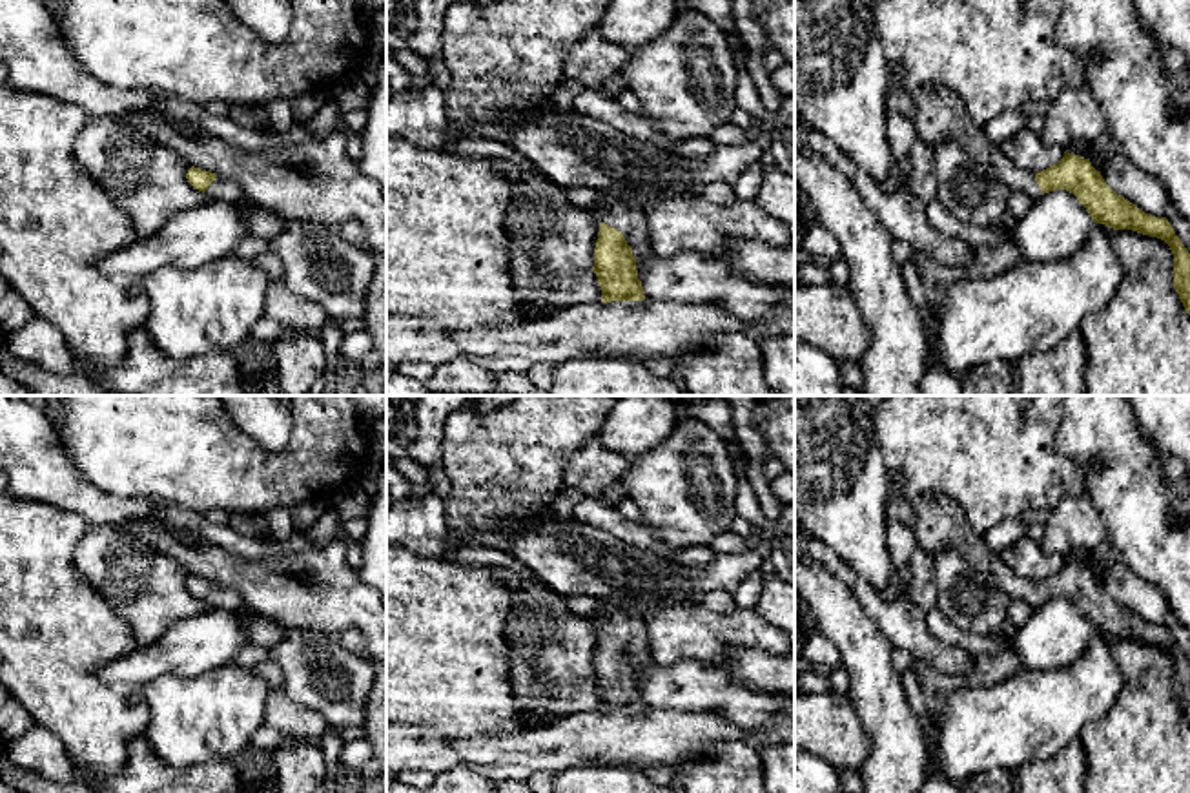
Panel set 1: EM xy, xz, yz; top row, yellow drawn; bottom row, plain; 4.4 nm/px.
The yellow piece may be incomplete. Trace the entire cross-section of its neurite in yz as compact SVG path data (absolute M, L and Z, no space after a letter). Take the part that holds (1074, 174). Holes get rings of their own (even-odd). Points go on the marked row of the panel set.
M922 88L911 115L918 140L933 146L949 137L988 177L1010 190L1037 201L1044 193L1066 190L1086 208L1093 222L1113 230L1132 230L1164 241L1174 253L1174 288L1190 315L1190 253L1175 235L1166 217L1144 213L1128 199L1117 195L1090 159L1064 151L1064 157L1037 173L1017 168L993 144L980 126L973 124L960 98L944 88Z

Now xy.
M191 166L186 179L195 190L202 191L206 199L237 201L244 197L239 182L231 177L217 177L211 171Z

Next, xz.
M603 191L603 197L607 204L592 210L600 222L592 272L601 303L641 301L645 295L632 252L649 248L647 217L636 201L621 201L612 191Z

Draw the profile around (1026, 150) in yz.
M1022 128L999 148L1017 168L1031 173L1042 171L1064 157L1062 149L1048 148L1030 128Z

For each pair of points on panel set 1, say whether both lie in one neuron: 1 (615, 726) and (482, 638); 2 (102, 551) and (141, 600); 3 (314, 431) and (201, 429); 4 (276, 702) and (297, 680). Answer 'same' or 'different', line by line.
1: different
2: same
3: same
4: different

